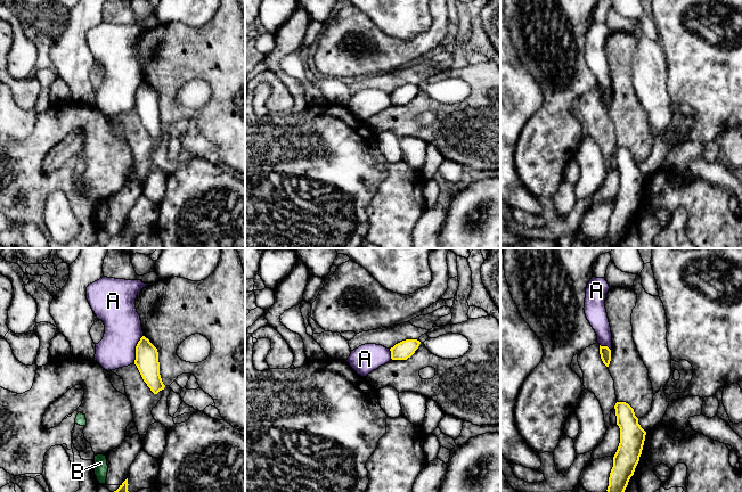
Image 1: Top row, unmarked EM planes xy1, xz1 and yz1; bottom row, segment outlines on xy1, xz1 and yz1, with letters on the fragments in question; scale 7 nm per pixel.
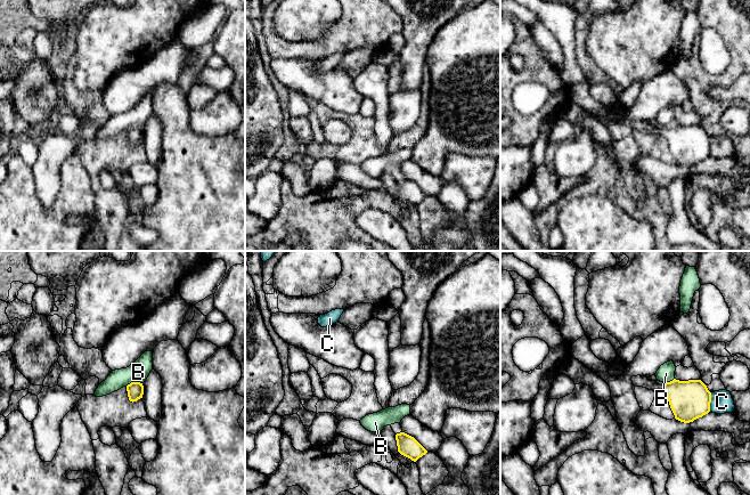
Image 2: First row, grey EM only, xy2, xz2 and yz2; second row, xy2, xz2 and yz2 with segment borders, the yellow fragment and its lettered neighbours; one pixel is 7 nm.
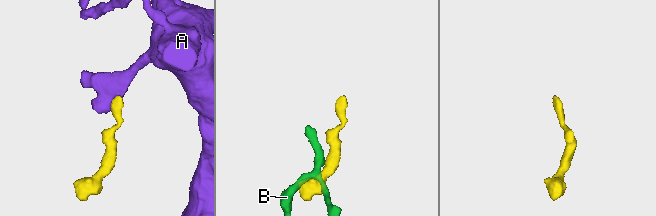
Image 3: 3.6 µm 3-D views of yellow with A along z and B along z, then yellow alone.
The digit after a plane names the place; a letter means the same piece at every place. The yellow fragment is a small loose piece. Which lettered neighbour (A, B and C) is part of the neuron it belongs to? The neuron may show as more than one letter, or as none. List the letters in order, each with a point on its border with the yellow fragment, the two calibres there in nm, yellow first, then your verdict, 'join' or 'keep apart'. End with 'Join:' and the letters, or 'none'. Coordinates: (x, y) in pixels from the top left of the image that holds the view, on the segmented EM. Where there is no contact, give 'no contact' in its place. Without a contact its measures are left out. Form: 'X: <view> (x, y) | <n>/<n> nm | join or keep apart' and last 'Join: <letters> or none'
A: xy1 (136, 349) | 160/260 nm | keep apart
B: xy2 (133, 382) | 110/140 nm | keep apart
C: yz2 (710, 402) | 280/160 nm | keep apart
Join: none

